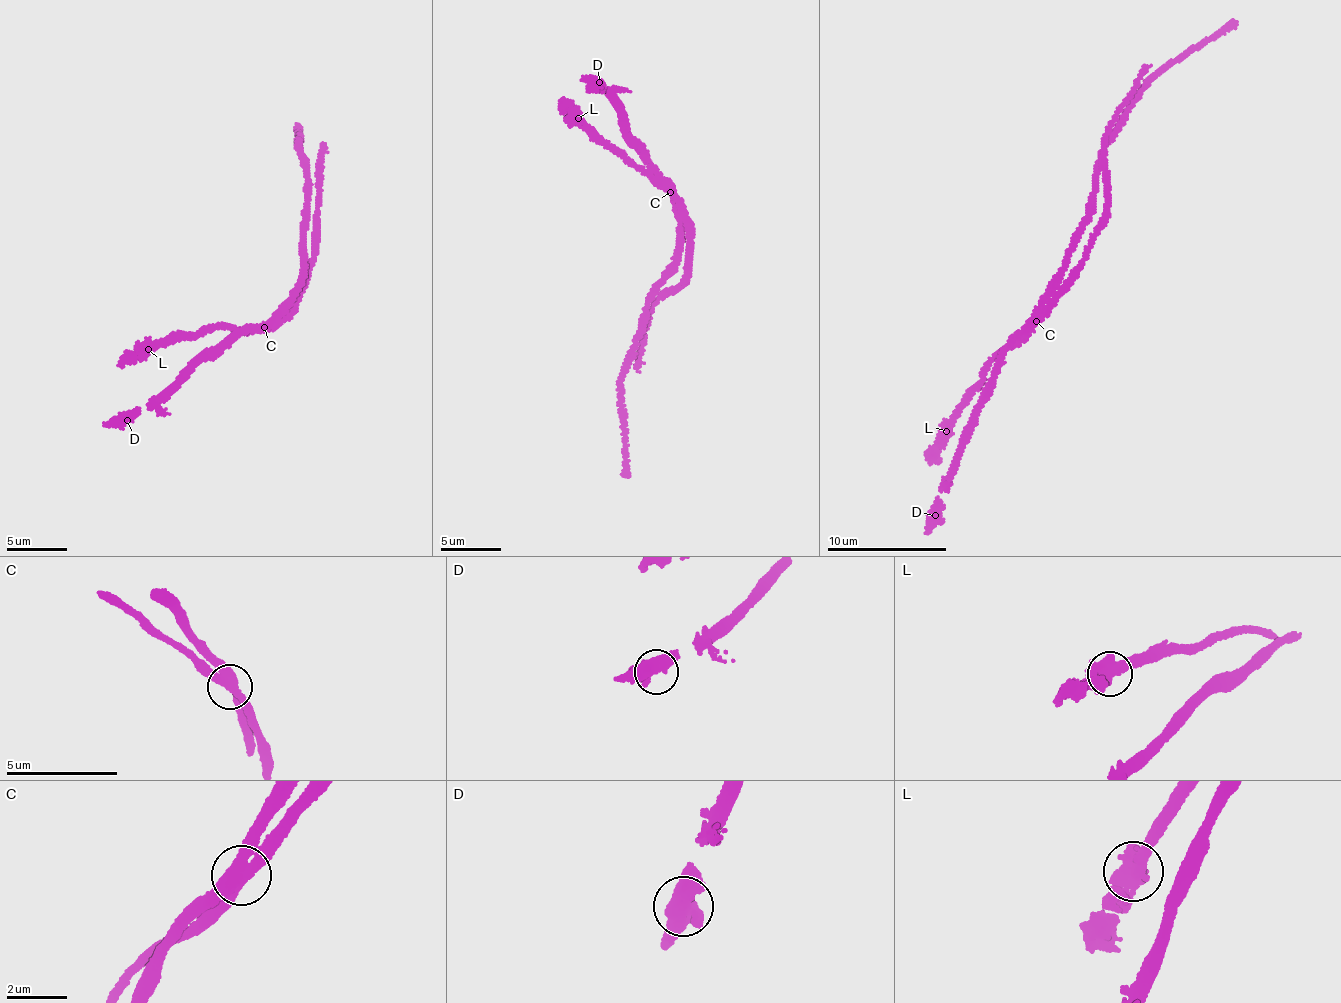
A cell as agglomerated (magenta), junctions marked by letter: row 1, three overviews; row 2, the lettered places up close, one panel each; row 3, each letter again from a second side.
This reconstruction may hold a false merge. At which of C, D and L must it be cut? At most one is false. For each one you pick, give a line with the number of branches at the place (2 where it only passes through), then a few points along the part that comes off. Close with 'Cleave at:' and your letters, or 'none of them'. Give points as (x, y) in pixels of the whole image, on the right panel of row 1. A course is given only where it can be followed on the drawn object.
C: 3 | (1036, 322), (1074, 271), (1103, 219), (1106, 127), (1135, 81), (1151, 65)
Cleave at: C

